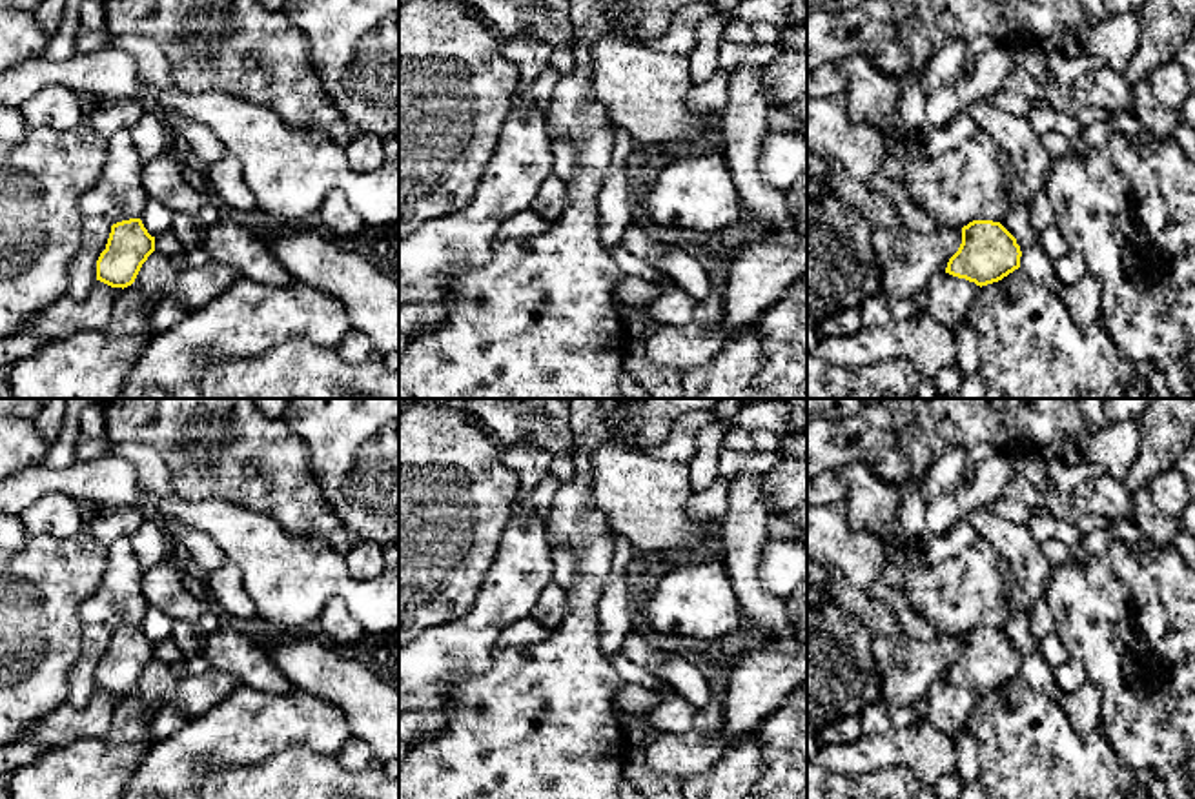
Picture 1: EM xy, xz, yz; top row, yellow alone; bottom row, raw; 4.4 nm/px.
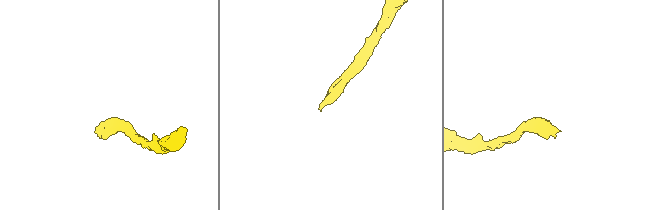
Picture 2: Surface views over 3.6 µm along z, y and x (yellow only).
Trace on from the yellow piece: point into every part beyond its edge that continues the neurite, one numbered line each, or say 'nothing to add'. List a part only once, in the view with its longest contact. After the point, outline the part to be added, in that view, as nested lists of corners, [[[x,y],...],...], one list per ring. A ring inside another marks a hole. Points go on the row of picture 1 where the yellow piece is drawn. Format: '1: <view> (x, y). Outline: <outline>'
nothing to add

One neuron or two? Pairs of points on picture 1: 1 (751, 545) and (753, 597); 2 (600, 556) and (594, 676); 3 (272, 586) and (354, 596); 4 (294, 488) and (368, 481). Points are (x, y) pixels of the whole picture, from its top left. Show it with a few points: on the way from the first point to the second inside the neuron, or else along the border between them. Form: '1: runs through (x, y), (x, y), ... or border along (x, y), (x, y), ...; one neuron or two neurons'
1: runs through (749, 557), (749, 585); one neuron
2: runs through (587, 585), (582, 597), (582, 647); one neuron
3: runs through (292, 586), (334, 586); one neuron
4: border along (308, 446), (323, 495), (345, 523); two neurons

